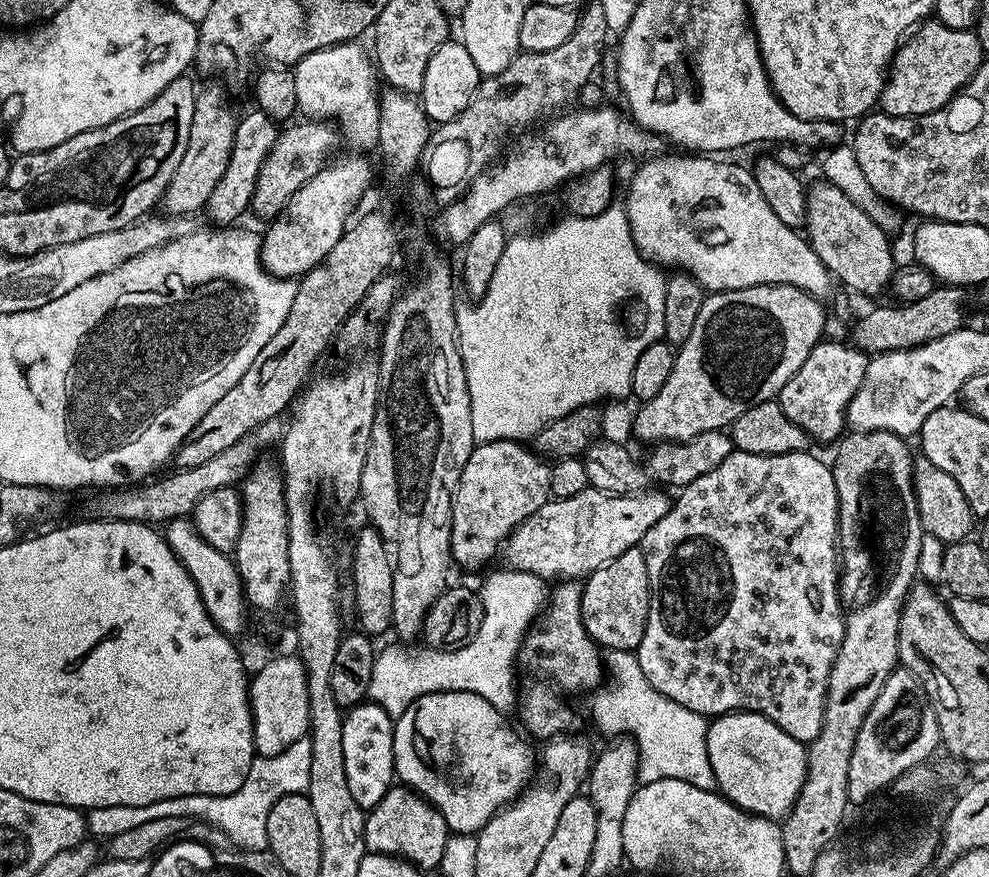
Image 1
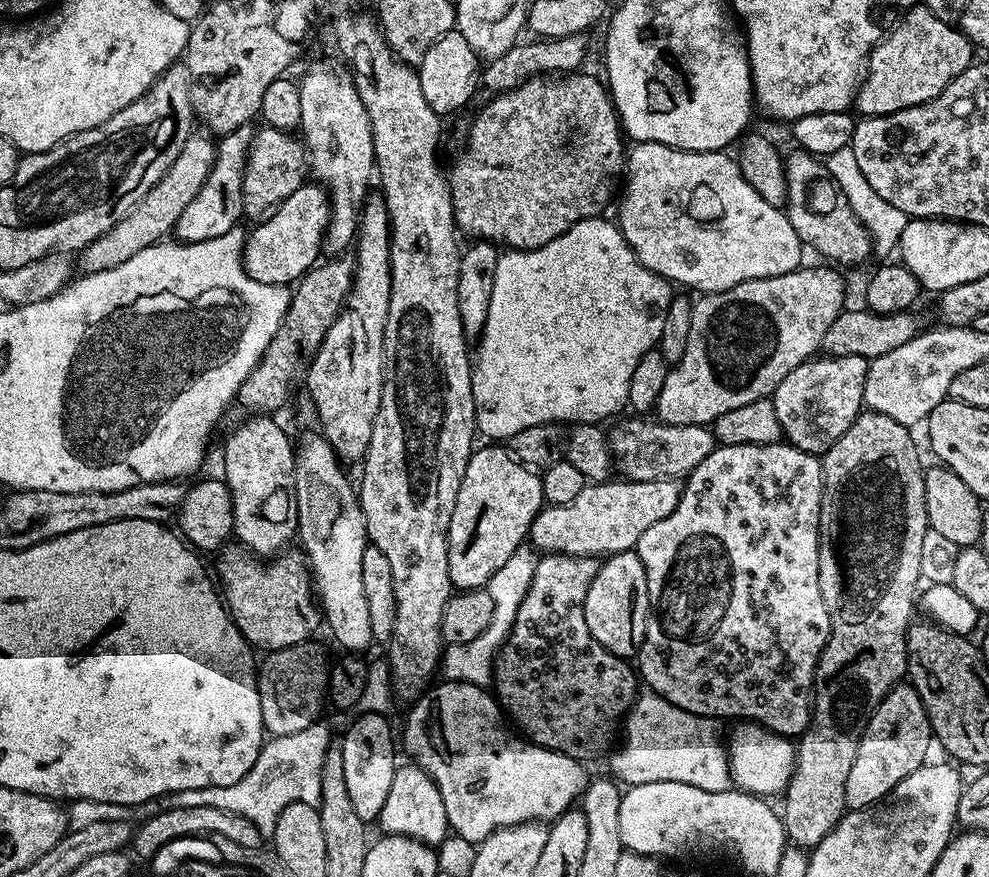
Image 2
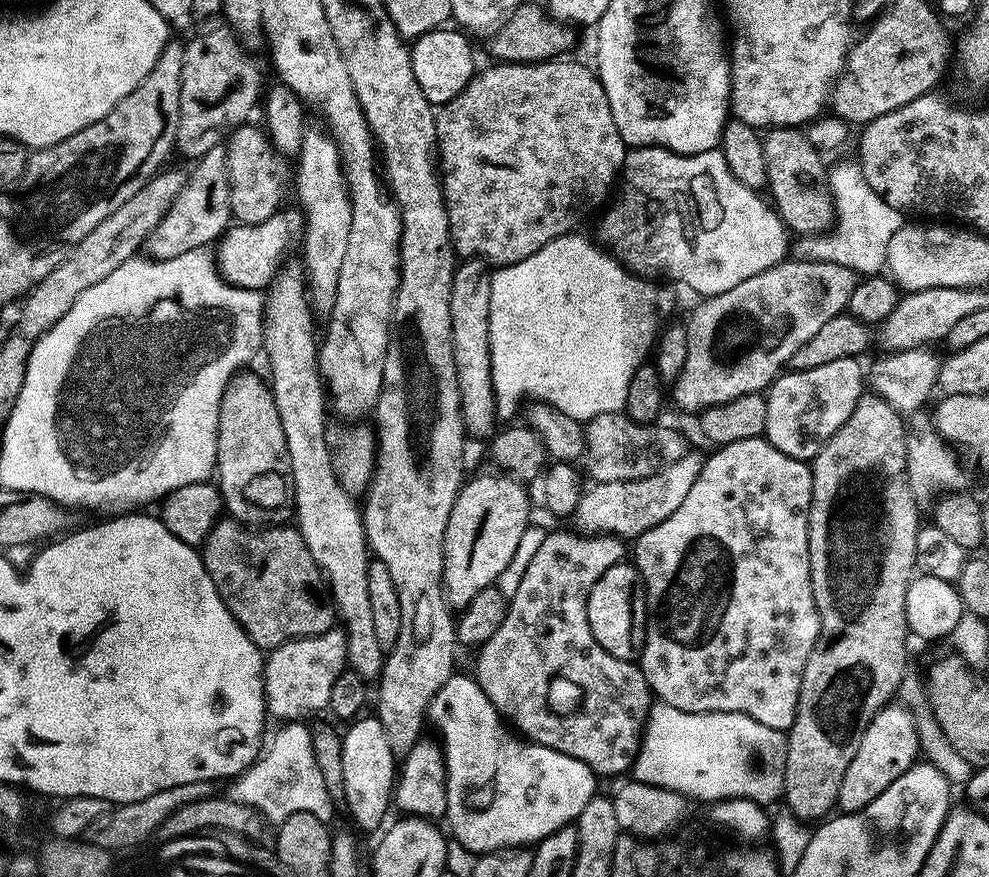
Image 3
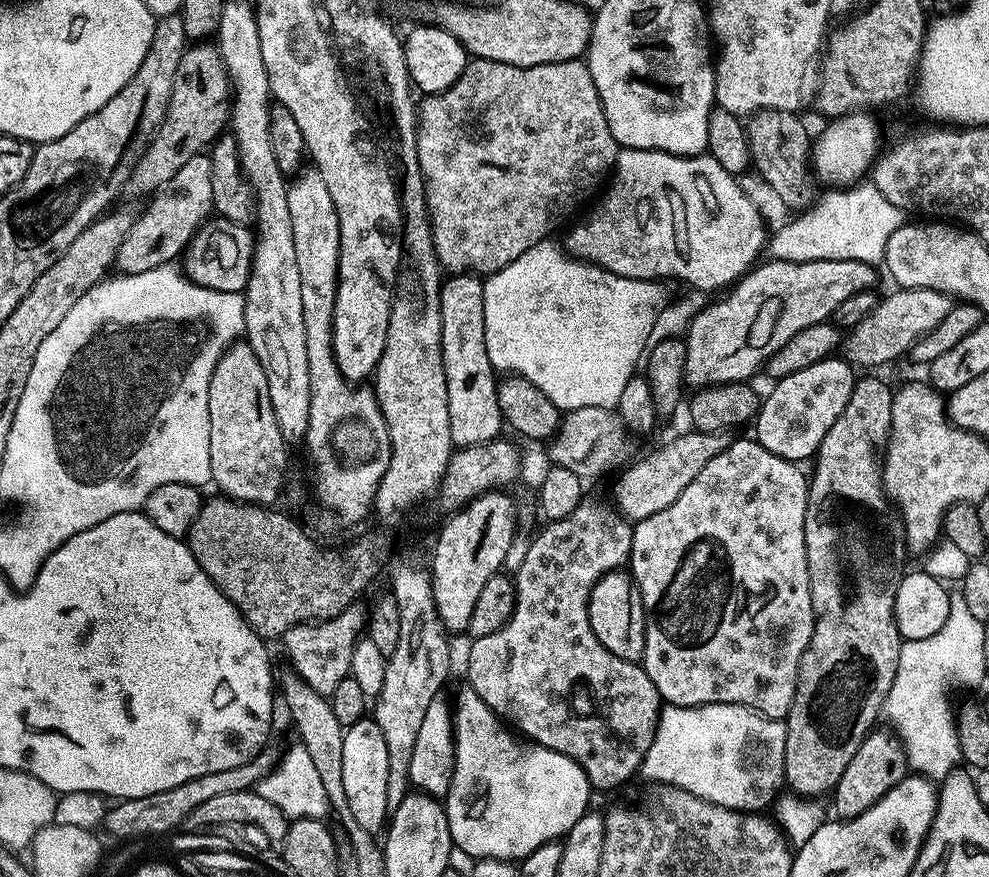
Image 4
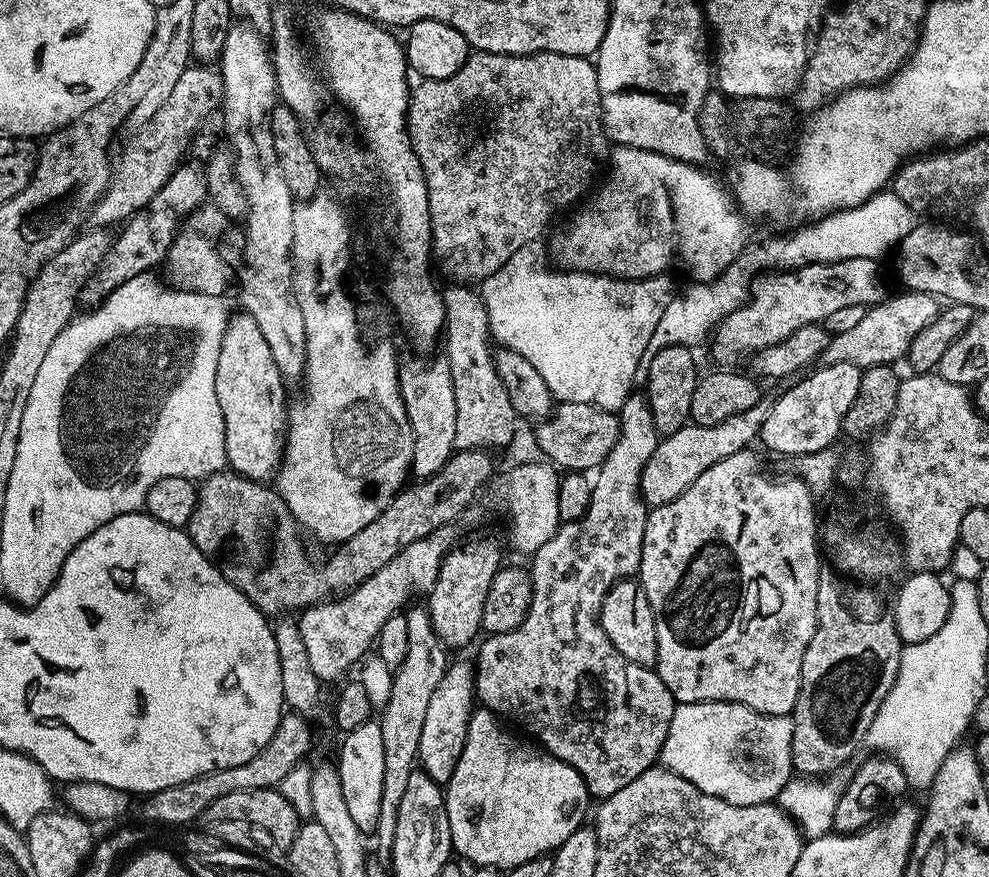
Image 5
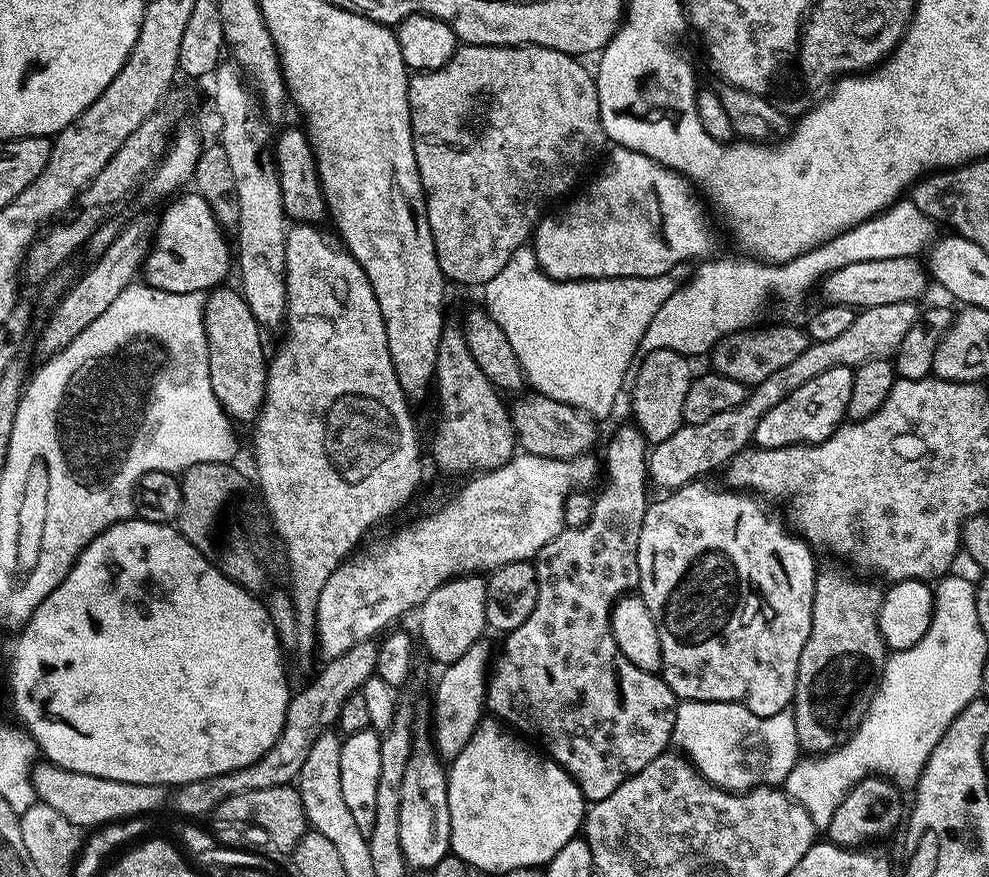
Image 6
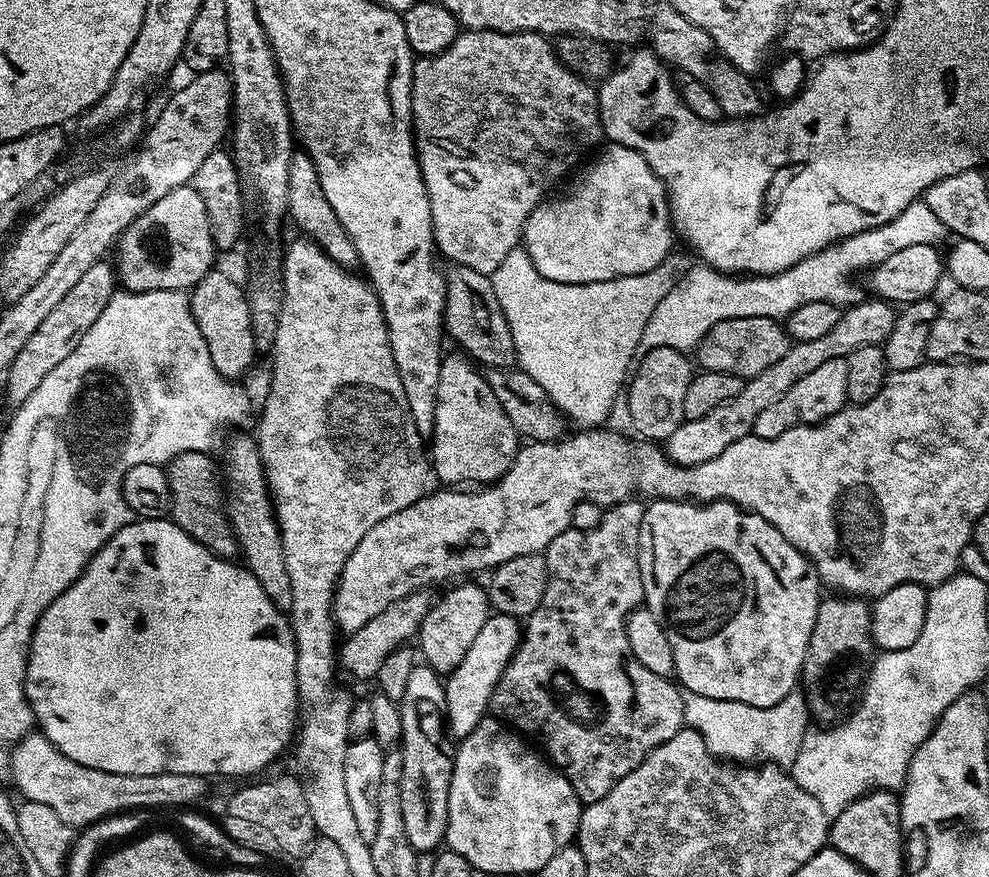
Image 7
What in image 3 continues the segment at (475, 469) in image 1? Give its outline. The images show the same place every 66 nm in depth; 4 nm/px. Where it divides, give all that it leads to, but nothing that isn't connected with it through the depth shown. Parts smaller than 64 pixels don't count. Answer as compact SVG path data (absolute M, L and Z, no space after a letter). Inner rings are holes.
M499 471L484 472L461 487L456 496L454 506L450 510L450 522L446 522L444 535L444 595L448 597L453 609L462 610L478 594L478 590L493 587L496 580L506 570L510 558L514 558L514 550L518 550L518 542L528 528L532 512L532 504L528 501L528 492L521 481L513 476L501 474Z

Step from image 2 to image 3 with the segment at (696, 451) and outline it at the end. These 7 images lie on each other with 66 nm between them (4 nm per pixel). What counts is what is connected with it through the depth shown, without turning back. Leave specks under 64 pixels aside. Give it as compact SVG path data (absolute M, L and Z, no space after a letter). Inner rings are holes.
M623 411L598 414L593 420L587 421L584 430L584 446L586 449L586 461L588 460L587 475L597 484L606 482L626 482L627 480L641 480L655 472L661 472L666 466L678 462L690 451L690 444L684 441L680 432L667 428L664 422L641 422L631 420Z

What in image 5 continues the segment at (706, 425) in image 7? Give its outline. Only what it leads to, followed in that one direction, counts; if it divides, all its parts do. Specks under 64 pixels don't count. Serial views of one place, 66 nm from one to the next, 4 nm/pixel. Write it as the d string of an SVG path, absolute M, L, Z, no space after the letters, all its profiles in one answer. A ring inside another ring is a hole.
M903 290L897 294L889 295L881 304L873 304L865 311L864 317L851 330L835 333L829 339L828 346L820 355L819 363L837 364L838 362L850 362L861 370L874 366L895 365L895 360L903 361L910 350L910 342L934 322L939 315L942 304L931 292L917 292L915 290ZM761 398L750 410L742 410L742 414L734 414L734 418L726 418L726 422L718 422L714 426L702 426L691 422L679 428L677 432L669 432L661 439L660 445L654 450L650 462L642 470L640 479L640 495L644 497L644 503L649 509L657 508L663 504L669 504L674 498L678 498L684 491L702 474L702 470L710 470L714 462L722 462L722 458L730 458L730 454L738 454L738 450L749 447L757 439L762 430L762 422L766 422L770 404L767 399Z

